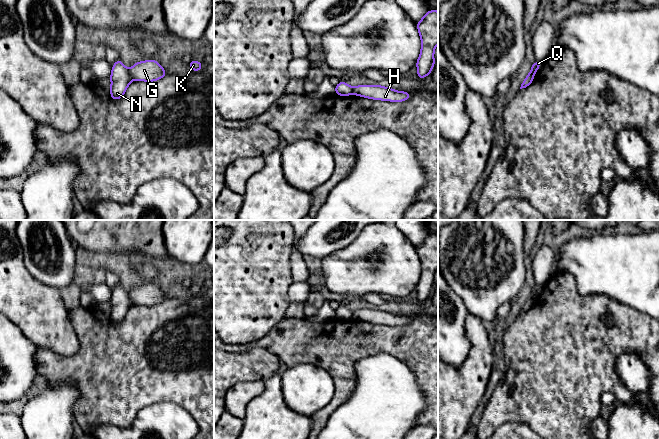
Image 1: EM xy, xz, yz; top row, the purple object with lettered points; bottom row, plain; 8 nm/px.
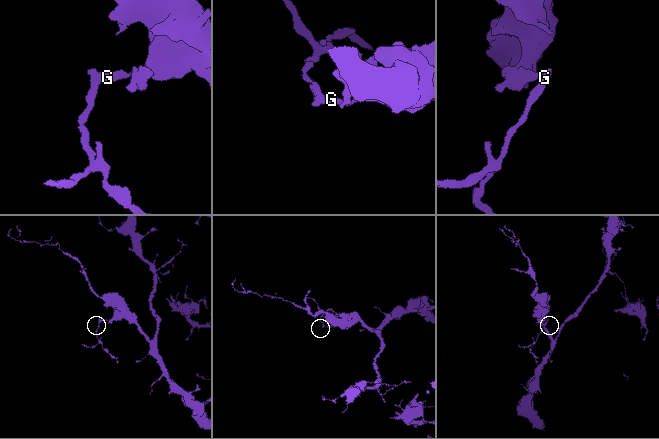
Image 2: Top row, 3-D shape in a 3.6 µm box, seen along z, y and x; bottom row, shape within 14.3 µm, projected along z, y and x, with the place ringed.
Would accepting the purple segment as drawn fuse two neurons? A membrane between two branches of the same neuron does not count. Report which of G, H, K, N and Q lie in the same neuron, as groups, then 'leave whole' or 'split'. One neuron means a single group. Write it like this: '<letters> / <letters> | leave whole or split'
G H K Q / N | split

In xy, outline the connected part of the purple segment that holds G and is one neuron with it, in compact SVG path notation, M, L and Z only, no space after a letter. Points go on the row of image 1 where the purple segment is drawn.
M154 59L135 63L129 73L134 80L153 82L166 76L166 70Z

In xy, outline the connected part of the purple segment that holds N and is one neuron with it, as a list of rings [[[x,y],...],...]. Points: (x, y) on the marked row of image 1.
[[[117,59],[117,61],[112,66],[110,79],[110,95],[113,100],[121,99],[125,94],[127,87],[133,80],[129,70],[125,67],[120,59]]]

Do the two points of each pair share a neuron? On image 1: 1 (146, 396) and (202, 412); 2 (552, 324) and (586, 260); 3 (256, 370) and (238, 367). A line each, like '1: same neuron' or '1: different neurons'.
1: same neuron
2: different neurons
3: same neuron

